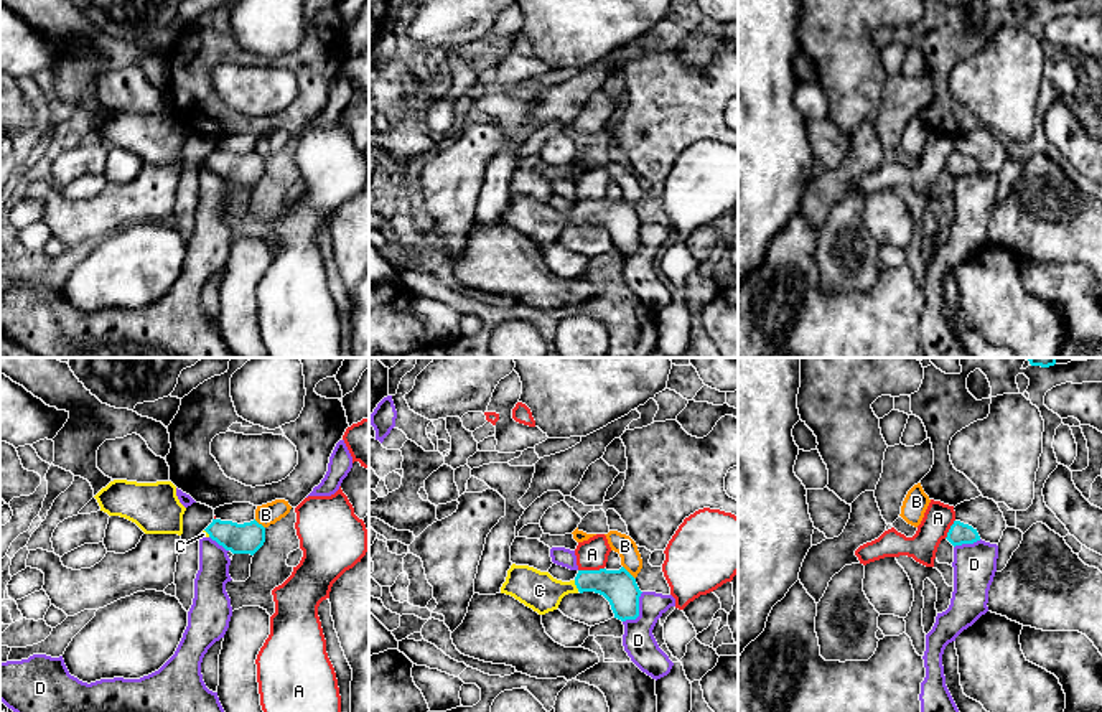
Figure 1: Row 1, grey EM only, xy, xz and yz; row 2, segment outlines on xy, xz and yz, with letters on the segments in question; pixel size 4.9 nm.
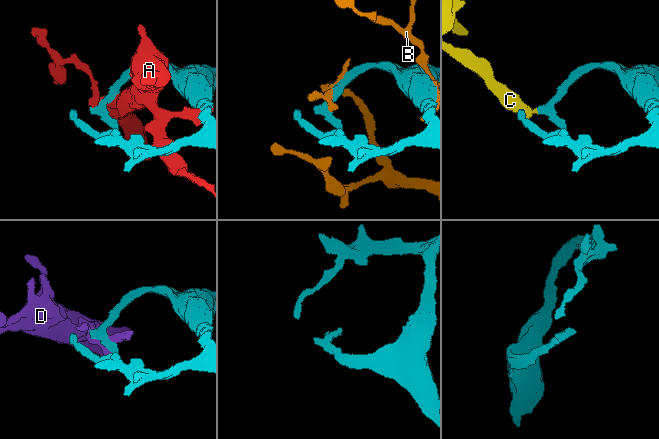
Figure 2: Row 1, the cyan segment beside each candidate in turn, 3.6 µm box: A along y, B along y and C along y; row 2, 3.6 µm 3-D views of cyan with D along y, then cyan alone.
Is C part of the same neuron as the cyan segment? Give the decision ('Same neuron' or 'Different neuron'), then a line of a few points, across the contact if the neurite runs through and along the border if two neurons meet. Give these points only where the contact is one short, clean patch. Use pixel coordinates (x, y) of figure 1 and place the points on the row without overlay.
Same neuron. Line: xz (618, 218), (611, 215), (575, 215), (555, 221), (539, 221)

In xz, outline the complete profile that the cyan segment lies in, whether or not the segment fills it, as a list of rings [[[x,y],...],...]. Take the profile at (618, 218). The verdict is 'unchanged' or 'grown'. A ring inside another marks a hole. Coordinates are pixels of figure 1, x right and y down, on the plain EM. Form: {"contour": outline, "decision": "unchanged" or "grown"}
{"contour": [[[512,194],[501,218],[501,224],[514,227],[539,246],[557,241],[565,226],[578,222],[603,226],[609,232],[614,249],[621,252],[639,247],[642,222],[624,198],[619,201],[578,201],[573,211],[562,213],[549,203]]], "decision": "grown"}

